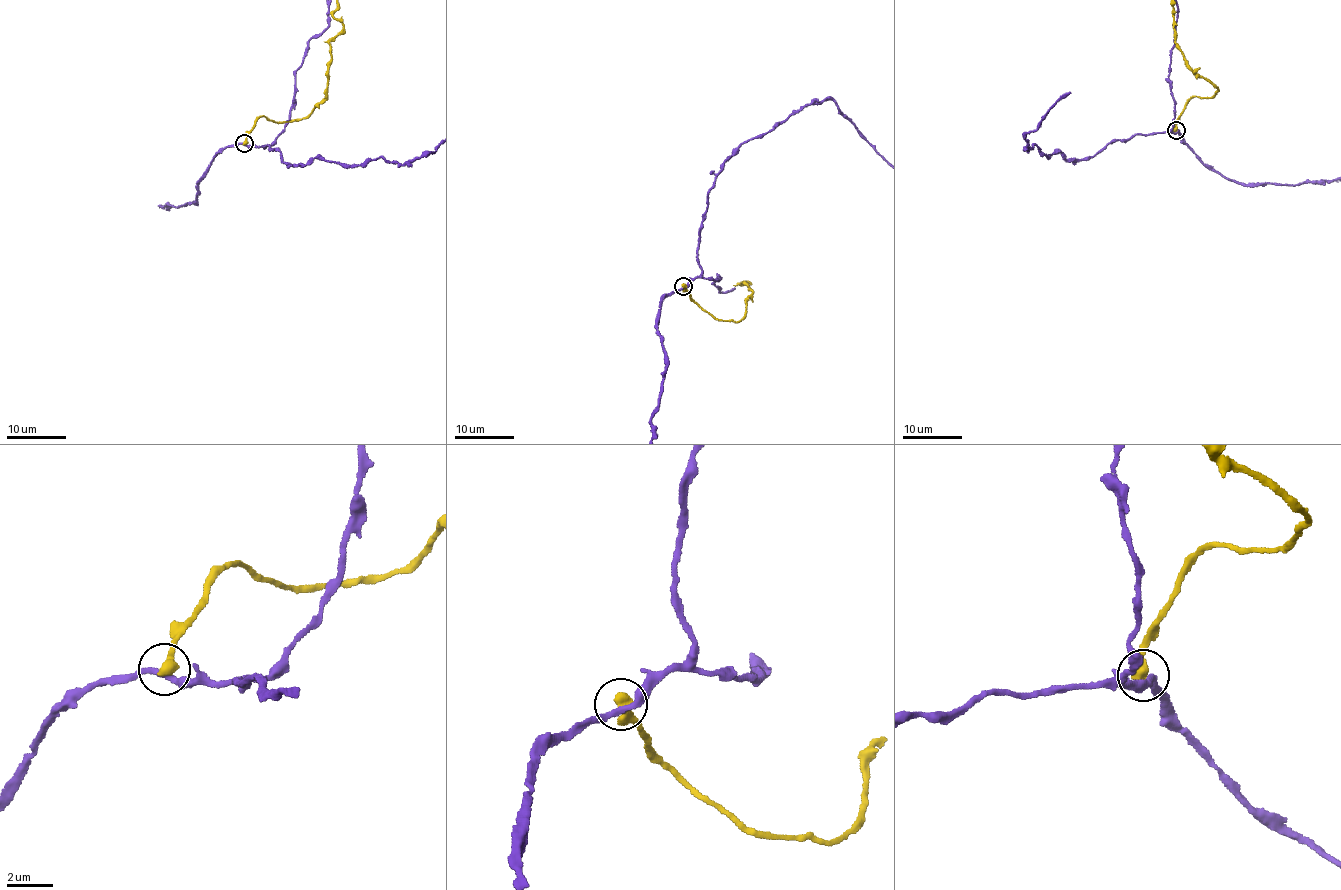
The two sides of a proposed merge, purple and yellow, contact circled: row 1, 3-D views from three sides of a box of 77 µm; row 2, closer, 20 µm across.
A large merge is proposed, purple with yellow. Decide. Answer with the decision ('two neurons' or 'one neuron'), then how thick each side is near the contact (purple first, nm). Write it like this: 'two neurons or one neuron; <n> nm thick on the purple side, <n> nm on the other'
two neurons; 260 nm thick on the purple side, 480 nm on the other

